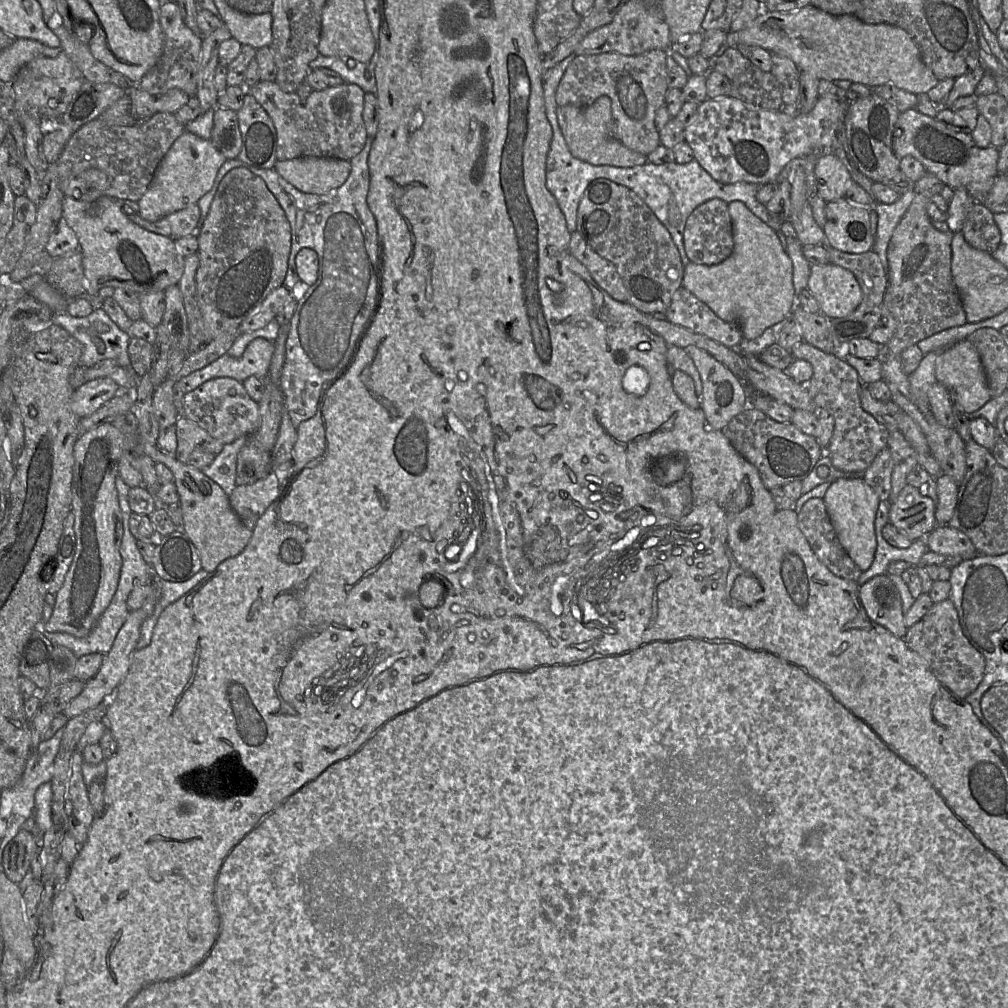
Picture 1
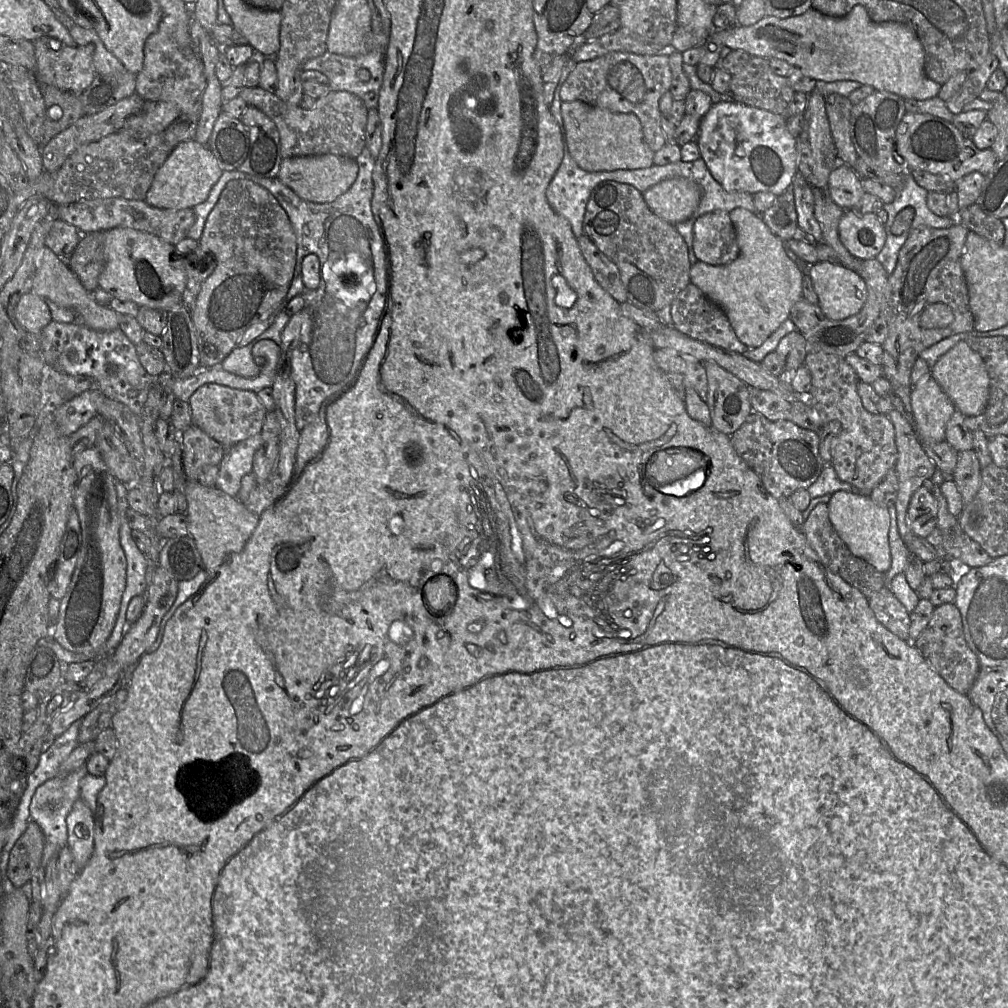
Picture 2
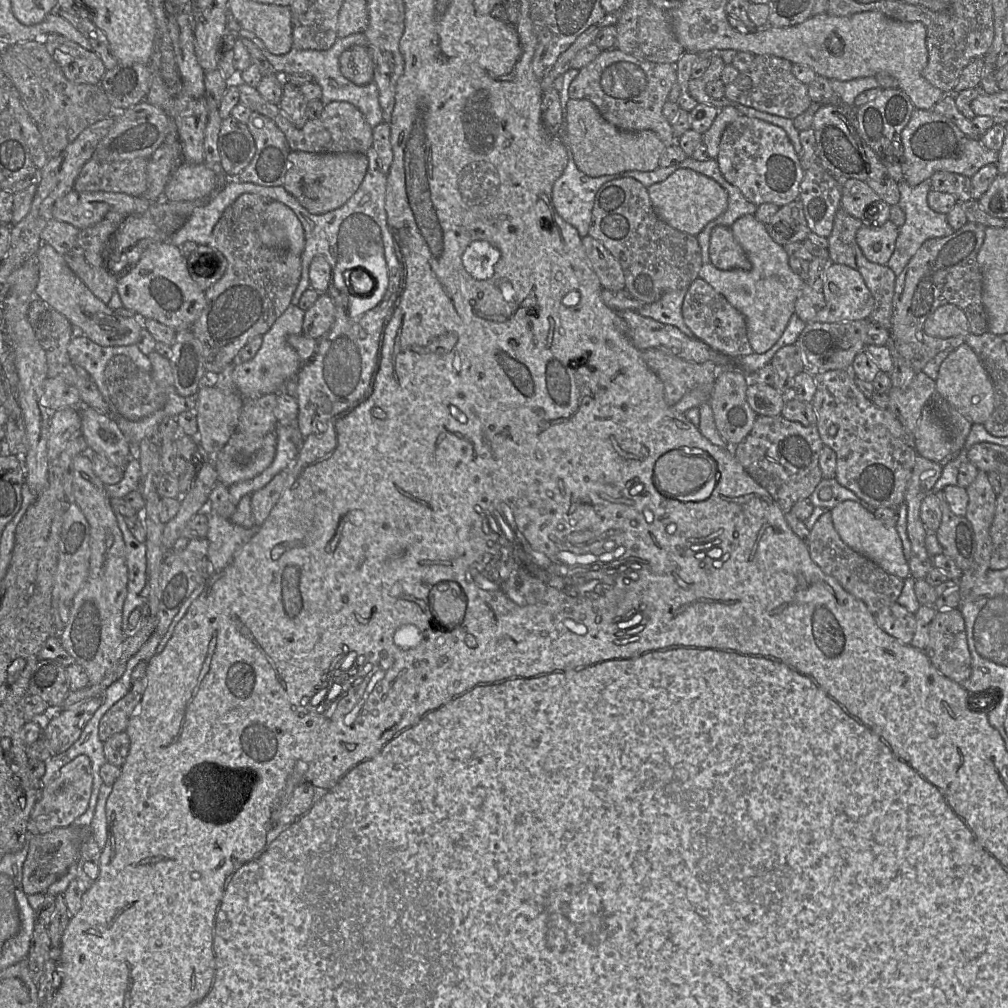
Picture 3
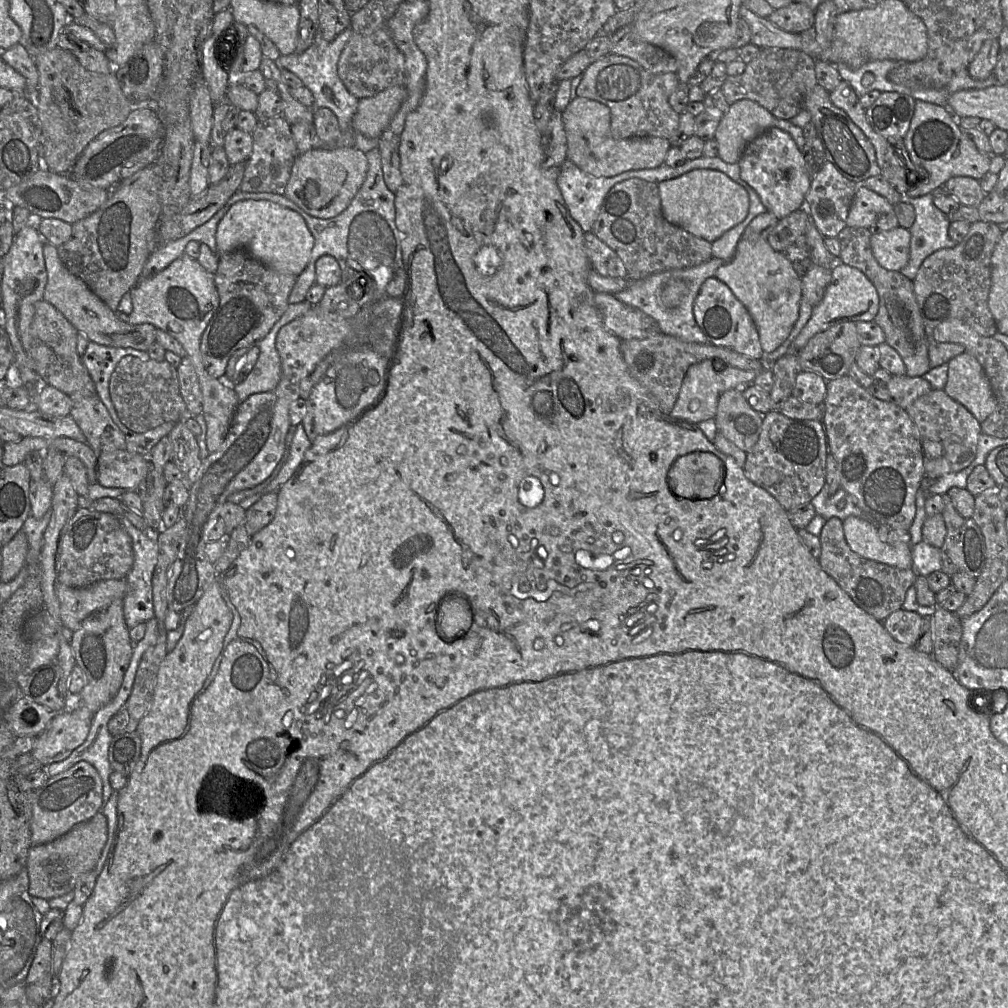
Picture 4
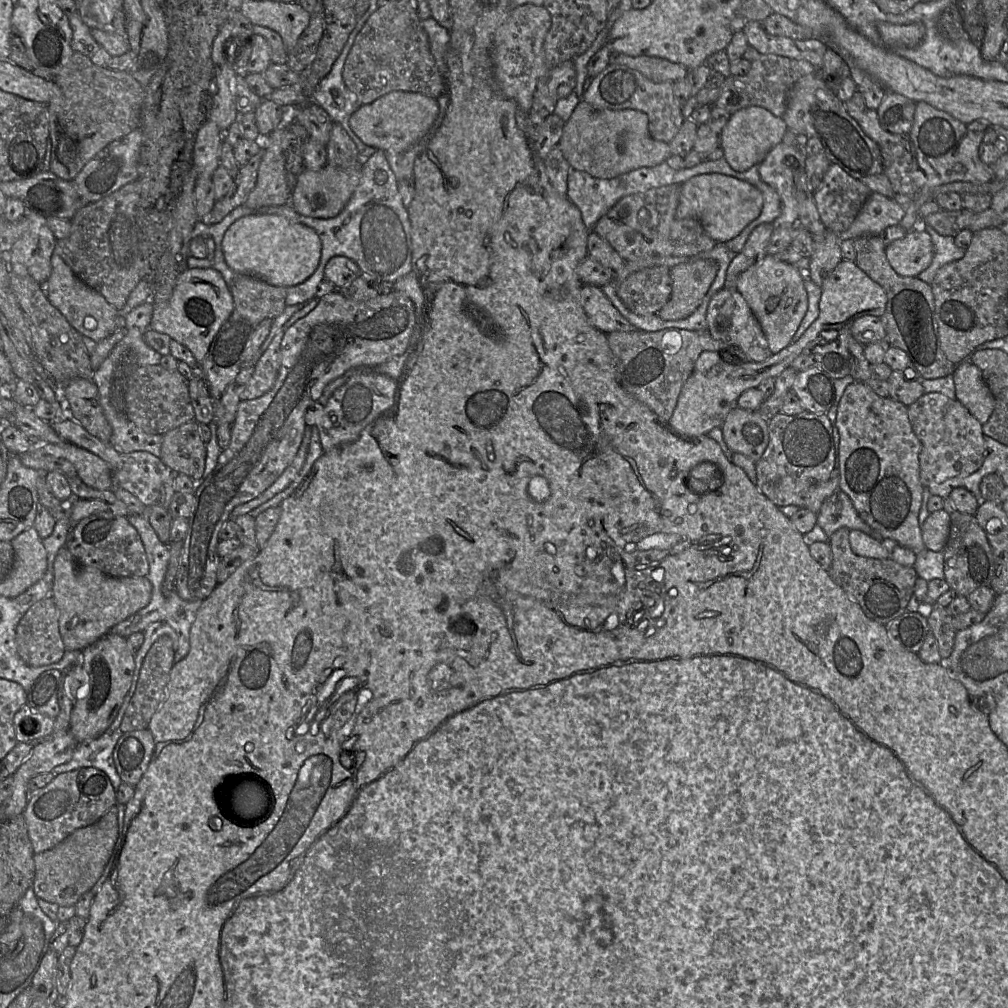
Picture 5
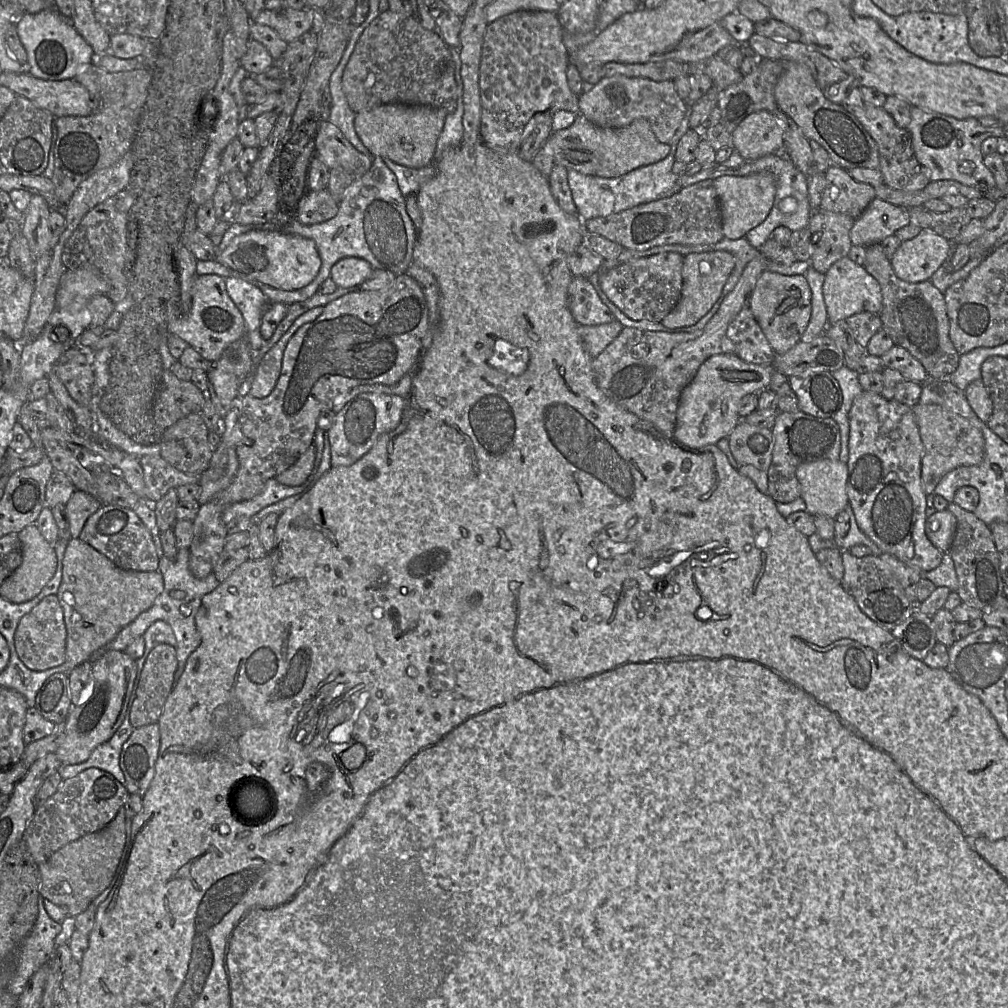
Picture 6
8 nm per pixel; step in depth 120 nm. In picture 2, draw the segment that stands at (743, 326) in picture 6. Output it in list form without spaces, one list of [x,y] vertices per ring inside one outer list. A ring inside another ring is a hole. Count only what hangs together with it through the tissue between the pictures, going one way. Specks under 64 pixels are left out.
[[[689,283],[672,301],[671,317],[673,327],[691,338],[740,354],[749,349],[736,336],[724,311],[692,283]]]

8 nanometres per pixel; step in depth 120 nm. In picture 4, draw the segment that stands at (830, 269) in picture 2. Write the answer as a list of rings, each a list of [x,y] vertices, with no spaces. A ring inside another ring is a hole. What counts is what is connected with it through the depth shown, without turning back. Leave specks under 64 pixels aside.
[[[837,261],[821,302],[813,307],[811,317],[791,343],[788,353],[798,353],[817,333],[845,322],[872,321],[878,313],[879,297],[873,283],[859,269]]]

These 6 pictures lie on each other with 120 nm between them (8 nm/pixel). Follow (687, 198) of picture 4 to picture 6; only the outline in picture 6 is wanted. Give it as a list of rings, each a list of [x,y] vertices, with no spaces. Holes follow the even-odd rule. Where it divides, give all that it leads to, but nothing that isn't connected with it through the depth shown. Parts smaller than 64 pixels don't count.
[[[760,172],[748,176],[721,176],[713,180],[722,217],[724,238],[737,240],[769,215],[776,194],[775,177],[771,172]]]

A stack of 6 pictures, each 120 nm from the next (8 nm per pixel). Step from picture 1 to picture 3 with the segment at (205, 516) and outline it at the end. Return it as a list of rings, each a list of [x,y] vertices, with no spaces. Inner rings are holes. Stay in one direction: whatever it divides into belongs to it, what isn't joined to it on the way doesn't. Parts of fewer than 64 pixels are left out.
[[[205,510],[208,519],[208,558],[212,571],[220,571],[233,559],[234,554],[257,532],[258,526],[245,528]]]

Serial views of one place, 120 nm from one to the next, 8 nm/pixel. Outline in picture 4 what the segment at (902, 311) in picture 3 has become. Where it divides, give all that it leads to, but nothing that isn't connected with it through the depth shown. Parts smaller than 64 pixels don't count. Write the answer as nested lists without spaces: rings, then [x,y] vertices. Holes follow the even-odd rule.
[[[992,222],[972,223],[965,238],[955,247],[937,250],[925,258],[912,280],[928,340],[931,368],[947,364],[965,352],[962,344],[942,343],[932,337],[934,328],[943,321],[954,318],[962,320],[983,337],[991,337],[998,332],[988,307],[988,296],[991,287],[991,257],[1002,232],[999,225]]]

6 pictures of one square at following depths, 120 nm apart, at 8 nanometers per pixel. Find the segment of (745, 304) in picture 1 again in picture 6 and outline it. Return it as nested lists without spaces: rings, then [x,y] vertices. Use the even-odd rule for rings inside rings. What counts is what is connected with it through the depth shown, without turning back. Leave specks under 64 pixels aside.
[[[764,270],[748,300],[754,315],[775,354],[783,354],[800,342],[811,317],[811,290],[804,275],[786,276]]]

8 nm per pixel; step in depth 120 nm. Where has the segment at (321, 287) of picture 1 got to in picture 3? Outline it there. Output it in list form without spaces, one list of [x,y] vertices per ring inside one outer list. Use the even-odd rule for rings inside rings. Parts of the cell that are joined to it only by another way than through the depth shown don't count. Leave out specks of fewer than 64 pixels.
[[[373,147],[365,153],[368,169],[353,196],[340,208],[325,214],[308,212],[283,186],[262,186],[240,182],[230,177],[222,188],[203,204],[197,206],[184,225],[169,242],[177,247],[186,241],[208,245],[214,226],[225,209],[244,193],[253,193],[288,206],[300,220],[305,232],[305,247],[301,254],[301,277],[292,296],[291,304],[297,305],[302,294],[310,287],[309,267],[316,255],[324,256],[332,269],[327,294],[332,298],[336,312],[330,330],[317,339],[313,357],[303,363],[296,375],[295,397],[299,405],[297,426],[303,437],[323,431],[330,420],[365,400],[372,391],[372,383],[379,363],[381,338],[386,324],[393,315],[397,283],[402,278],[402,266],[397,259],[392,235],[387,224],[385,210],[387,175],[377,165],[377,153]],[[343,272],[364,272],[367,275],[353,279],[358,287],[354,296],[346,287]],[[360,279],[371,280],[366,284]],[[395,283],[395,284],[394,284]]]

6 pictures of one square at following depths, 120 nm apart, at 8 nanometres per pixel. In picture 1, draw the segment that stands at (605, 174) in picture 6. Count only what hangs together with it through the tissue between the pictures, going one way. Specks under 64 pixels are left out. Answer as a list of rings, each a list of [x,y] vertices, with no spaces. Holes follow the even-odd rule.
[[[607,96],[598,98],[588,107],[572,105],[558,106],[557,122],[571,155],[592,165],[634,167],[648,162],[647,156],[630,150],[610,135],[611,100]]]

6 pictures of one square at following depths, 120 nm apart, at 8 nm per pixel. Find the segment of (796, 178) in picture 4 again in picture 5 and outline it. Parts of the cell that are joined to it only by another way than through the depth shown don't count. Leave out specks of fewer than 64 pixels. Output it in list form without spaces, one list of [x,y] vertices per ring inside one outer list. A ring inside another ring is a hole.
[[[784,142],[772,148],[759,164],[761,180],[771,186],[779,195],[781,214],[771,223],[774,229],[791,228],[797,225],[798,203],[793,167],[799,162],[799,175],[804,170],[806,154],[803,147],[788,146]]]

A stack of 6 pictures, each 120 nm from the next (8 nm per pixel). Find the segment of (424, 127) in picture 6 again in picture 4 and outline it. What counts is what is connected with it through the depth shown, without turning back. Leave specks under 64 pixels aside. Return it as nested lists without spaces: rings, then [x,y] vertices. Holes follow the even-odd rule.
[[[394,86],[379,92],[375,96],[360,99],[358,109],[352,118],[353,130],[368,138],[380,138],[407,97],[405,87]]]

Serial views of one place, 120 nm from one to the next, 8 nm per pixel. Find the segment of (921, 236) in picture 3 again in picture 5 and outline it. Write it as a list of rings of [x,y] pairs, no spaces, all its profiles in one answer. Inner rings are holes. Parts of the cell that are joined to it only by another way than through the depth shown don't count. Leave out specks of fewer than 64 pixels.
[[[923,219],[919,220],[919,227],[931,236],[934,245],[934,257],[931,265],[917,275],[917,277],[922,281],[931,284],[937,271],[942,266],[961,259],[965,254],[965,250],[956,246],[954,237],[939,234],[931,226],[927,225]]]

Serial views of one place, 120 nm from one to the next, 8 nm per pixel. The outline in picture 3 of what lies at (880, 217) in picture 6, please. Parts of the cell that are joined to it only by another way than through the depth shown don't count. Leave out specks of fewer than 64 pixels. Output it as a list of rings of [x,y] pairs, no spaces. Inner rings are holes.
[[[848,179],[842,182],[841,208],[862,220],[869,205],[881,201],[880,196],[865,181]]]

